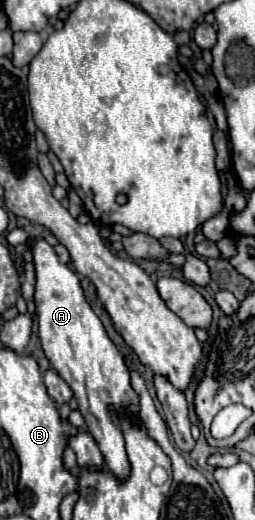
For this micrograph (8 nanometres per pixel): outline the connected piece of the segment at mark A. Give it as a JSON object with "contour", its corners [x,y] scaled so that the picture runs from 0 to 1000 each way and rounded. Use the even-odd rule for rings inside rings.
{"contour":[[[141,463],[125,475],[141,513],[141,602],[157,621],[157,656],[196,702],[275,740],[306,771],[306,787],[337,810],[337,829],[369,840],[408,894],[463,921],[510,913],[510,887],[486,860],[486,837],[455,821],[431,798],[431,783],[494,790],[510,802],[541,802],[549,779],[541,760],[510,740],[510,710],[455,663],[416,644],[392,613],[337,583],[314,540],[267,510],[235,510],[227,490],[180,463]]]}

